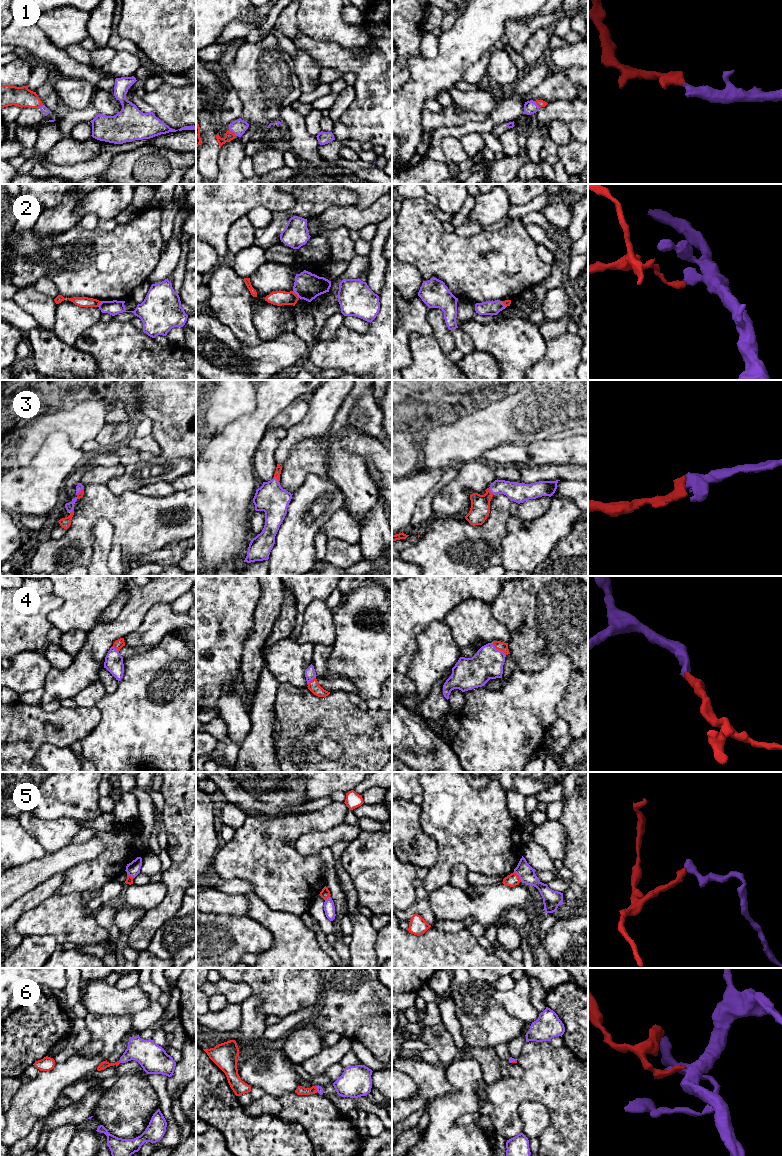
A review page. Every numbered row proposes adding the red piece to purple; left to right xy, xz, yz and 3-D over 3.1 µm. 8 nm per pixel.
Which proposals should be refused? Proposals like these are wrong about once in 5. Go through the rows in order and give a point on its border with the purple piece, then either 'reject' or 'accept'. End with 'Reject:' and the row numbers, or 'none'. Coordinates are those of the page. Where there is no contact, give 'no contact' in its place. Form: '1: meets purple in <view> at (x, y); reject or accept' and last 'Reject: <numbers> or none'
1: meets purple in xz at (233, 132); accept
2: meets purple in xz at (296, 293); reject
3: meets purple in yz at (490, 490); accept
4: meets purple in yz at (499, 650); accept
5: meets purple in yz at (518, 875); reject
6: meets purple in xy at (119, 1060); accept
Reject: 2, 5

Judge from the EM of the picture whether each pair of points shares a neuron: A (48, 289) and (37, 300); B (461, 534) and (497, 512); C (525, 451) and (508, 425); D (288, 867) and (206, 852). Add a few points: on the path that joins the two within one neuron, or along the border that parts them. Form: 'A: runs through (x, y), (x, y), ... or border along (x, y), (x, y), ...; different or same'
A: border along (31, 286), (54, 298); different
B: runs through (471, 534), (480, 534), (492, 522); same
C: border along (523, 442), (525, 444); different
D: border along (220, 847), (211, 868); different

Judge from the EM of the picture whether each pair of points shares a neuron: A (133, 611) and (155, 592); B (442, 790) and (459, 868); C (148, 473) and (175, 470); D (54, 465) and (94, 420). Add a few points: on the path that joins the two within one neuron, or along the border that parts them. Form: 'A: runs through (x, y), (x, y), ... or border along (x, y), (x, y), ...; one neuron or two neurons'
A: runs through (138, 606), (150, 595); one neuron
B: border along (463, 863), (455, 863), (452, 866), (448, 882); two neurons
C: runs through (155, 470), (168, 470); one neuron
D: border along (51, 432), (63, 431), (70, 443), (79, 449); two neurons

